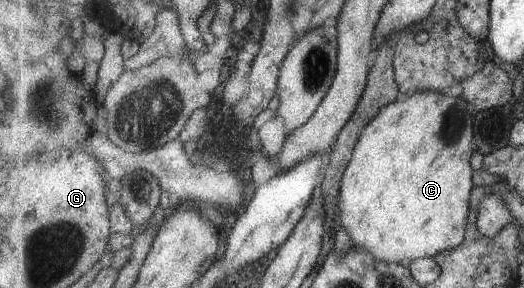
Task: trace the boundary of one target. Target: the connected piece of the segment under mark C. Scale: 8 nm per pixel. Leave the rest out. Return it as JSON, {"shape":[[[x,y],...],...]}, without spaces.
{"shape":[[[436,92],[411,93],[405,100],[398,100],[380,110],[380,114],[366,126],[362,132],[360,141],[354,150],[352,161],[344,174],[341,194],[339,195],[339,212],[341,224],[351,238],[353,248],[364,248],[364,252],[370,252],[376,260],[386,264],[409,265],[420,258],[436,258],[446,250],[460,247],[466,240],[469,216],[471,215],[471,195],[475,188],[472,182],[472,164],[470,158],[476,150],[475,129],[473,123],[474,108],[464,100],[463,96],[452,97]]]}

